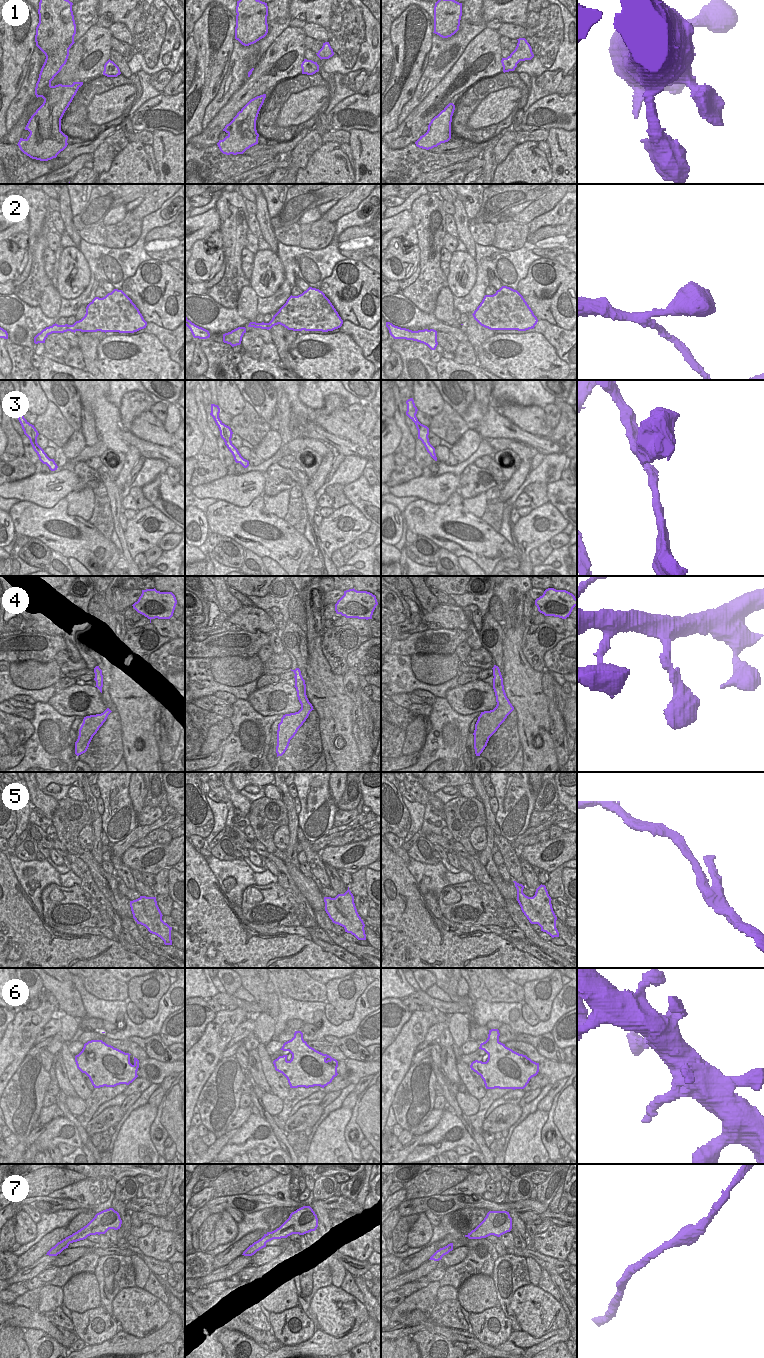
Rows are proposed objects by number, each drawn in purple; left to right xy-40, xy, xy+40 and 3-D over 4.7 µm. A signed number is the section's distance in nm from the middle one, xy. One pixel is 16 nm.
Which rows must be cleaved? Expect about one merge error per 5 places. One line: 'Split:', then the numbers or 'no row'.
Split: 5

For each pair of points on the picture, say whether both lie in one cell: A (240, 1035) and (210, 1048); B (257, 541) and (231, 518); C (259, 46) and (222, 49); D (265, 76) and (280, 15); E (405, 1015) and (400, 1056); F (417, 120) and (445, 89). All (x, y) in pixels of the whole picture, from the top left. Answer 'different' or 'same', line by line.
A: different
B: same
C: different
D: different
E: different
F: same

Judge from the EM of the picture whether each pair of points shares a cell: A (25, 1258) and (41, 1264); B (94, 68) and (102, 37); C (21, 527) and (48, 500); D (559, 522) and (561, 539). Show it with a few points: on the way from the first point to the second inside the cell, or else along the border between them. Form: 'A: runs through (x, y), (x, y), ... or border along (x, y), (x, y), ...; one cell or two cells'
A: border along (45, 1254), (30, 1265), (19, 1269); two cells
B: runs through (100, 60), (103, 56), (102, 45); one cell
C: border along (63, 498), (51, 507), (20, 501); two cells
D: border along (561, 531), (548, 541); two cells

